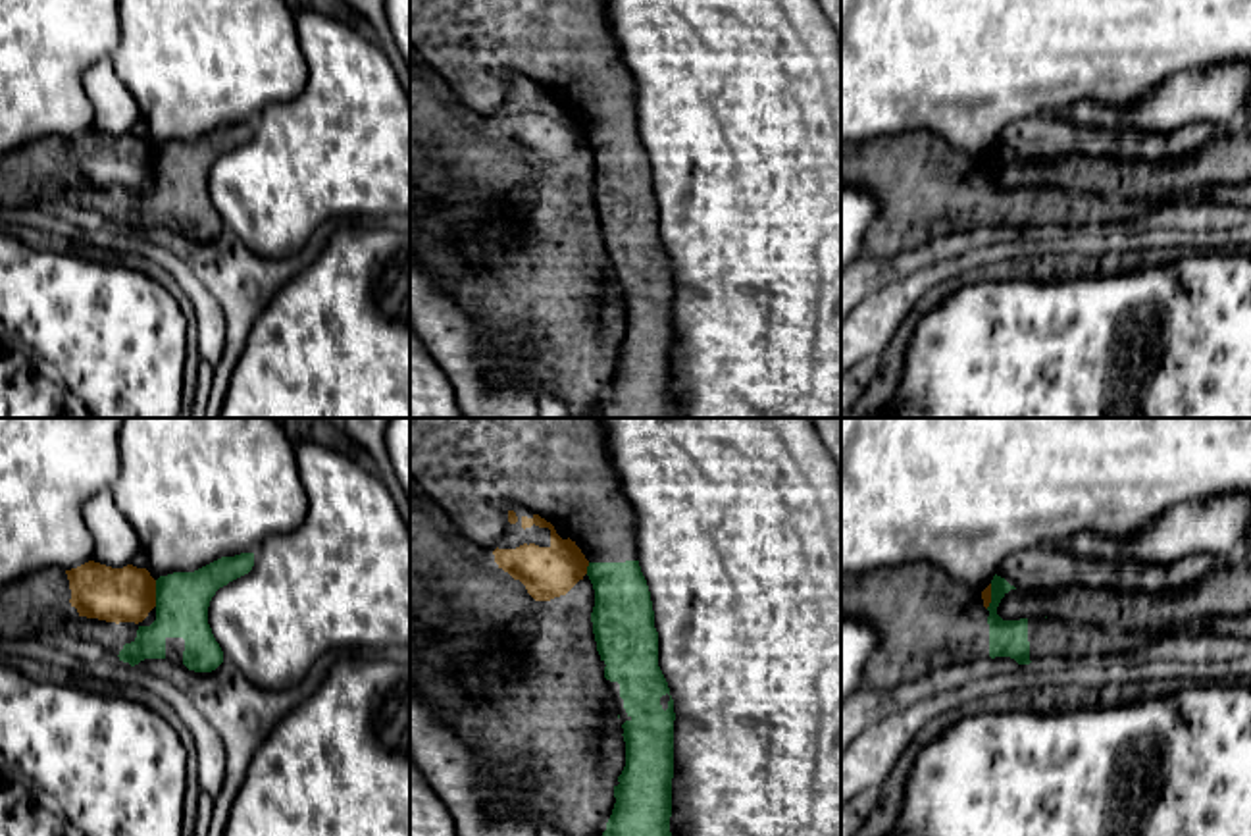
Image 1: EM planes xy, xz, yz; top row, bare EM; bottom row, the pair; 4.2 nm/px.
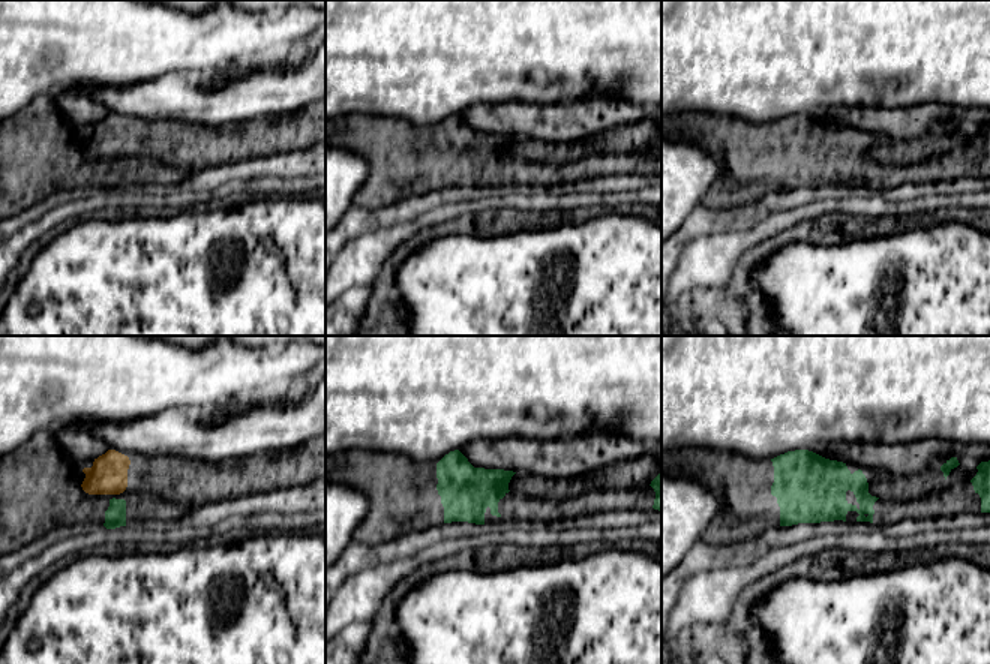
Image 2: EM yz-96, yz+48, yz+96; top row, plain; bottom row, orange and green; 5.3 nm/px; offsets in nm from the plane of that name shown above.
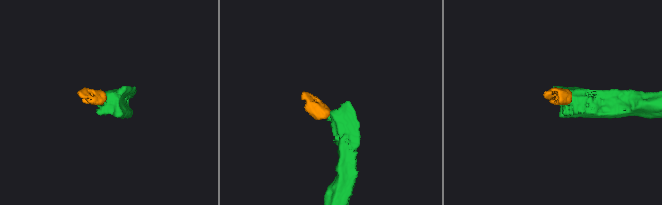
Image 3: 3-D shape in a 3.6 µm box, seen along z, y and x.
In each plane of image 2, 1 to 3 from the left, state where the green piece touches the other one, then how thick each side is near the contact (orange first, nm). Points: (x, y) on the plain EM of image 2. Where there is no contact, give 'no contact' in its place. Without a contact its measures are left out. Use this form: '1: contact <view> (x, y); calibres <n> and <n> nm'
1: no contact
2: no contact
3: no contact

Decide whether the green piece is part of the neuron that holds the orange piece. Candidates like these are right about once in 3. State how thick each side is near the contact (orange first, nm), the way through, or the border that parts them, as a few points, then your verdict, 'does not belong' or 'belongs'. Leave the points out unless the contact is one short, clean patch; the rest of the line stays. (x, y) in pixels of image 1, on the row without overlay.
220/220 nm | does not belong

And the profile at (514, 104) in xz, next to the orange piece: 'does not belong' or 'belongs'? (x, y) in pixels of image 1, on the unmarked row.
belongs

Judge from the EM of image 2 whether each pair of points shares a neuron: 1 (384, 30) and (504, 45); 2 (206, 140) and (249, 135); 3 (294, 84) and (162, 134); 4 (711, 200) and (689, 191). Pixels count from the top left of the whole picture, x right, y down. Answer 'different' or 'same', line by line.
1: same
2: same
3: different
4: different

